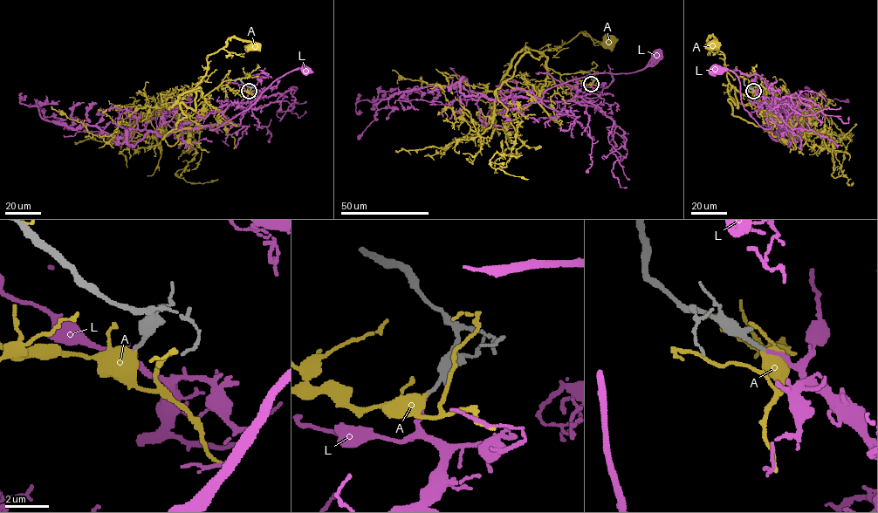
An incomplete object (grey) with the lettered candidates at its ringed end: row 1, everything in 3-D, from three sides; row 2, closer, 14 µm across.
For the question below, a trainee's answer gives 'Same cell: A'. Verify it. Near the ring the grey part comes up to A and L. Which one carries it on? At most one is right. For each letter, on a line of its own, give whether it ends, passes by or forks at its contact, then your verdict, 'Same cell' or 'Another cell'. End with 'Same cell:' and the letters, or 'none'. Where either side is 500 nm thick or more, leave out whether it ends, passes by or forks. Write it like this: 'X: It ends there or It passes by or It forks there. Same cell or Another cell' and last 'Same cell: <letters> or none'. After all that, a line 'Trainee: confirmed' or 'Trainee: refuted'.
A: Another cell
L: It ends there. Same cell
Same cell: L
Trainee: refuted

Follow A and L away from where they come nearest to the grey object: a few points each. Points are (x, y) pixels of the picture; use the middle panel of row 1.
A: (592, 84), (566, 85), (559, 74), (547, 67), (544, 51), (556, 49), (581, 31), (602, 43), (612, 41)
L: (591, 84), (592, 91), (567, 100), (513, 98), (524, 106), (588, 75), (641, 70), (657, 52)

